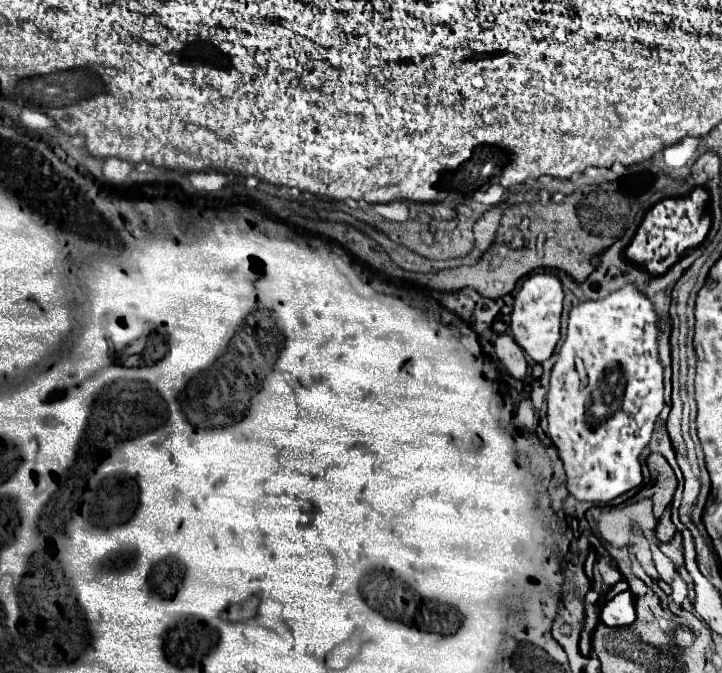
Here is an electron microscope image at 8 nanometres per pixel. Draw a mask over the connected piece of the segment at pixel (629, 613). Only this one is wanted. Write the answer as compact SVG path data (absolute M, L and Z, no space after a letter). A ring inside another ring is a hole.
M625 590L601 606L601 622L607 626L627 626L635 620L635 596Z

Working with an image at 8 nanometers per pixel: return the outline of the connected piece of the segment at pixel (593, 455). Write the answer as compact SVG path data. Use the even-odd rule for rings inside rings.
M625 284L601 300L579 302L569 312L567 336L551 370L547 420L549 436L567 472L567 490L581 502L607 504L643 482L639 454L649 444L655 420L665 406L663 366L657 350L657 320L653 302L637 284Z

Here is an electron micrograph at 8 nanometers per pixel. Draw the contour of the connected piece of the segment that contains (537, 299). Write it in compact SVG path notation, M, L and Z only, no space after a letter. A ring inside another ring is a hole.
M547 272L531 274L525 278L521 290L515 296L513 310L511 310L511 330L515 342L535 360L543 362L547 360L559 342L559 320L561 320L561 310L563 310L563 288L559 278Z

